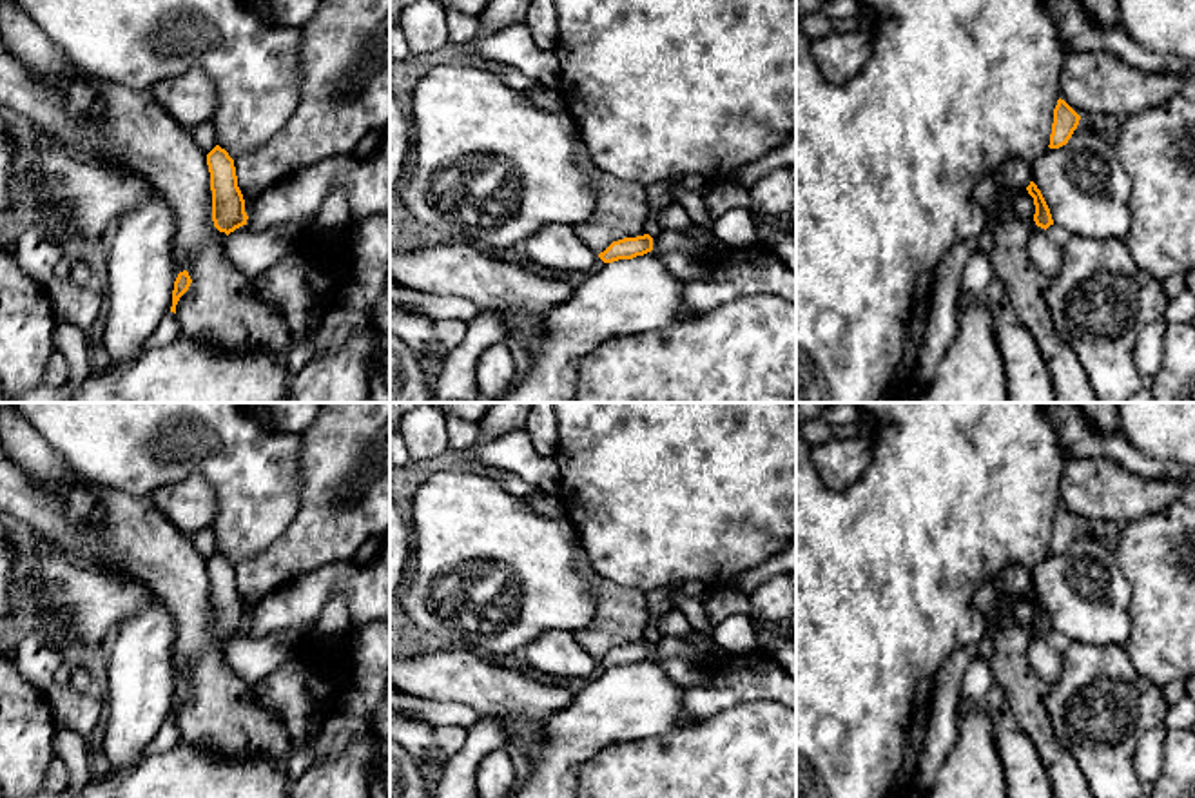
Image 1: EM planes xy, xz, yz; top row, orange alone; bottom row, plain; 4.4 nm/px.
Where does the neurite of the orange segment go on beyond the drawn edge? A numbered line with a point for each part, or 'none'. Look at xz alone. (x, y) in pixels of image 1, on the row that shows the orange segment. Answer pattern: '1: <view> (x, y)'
none

